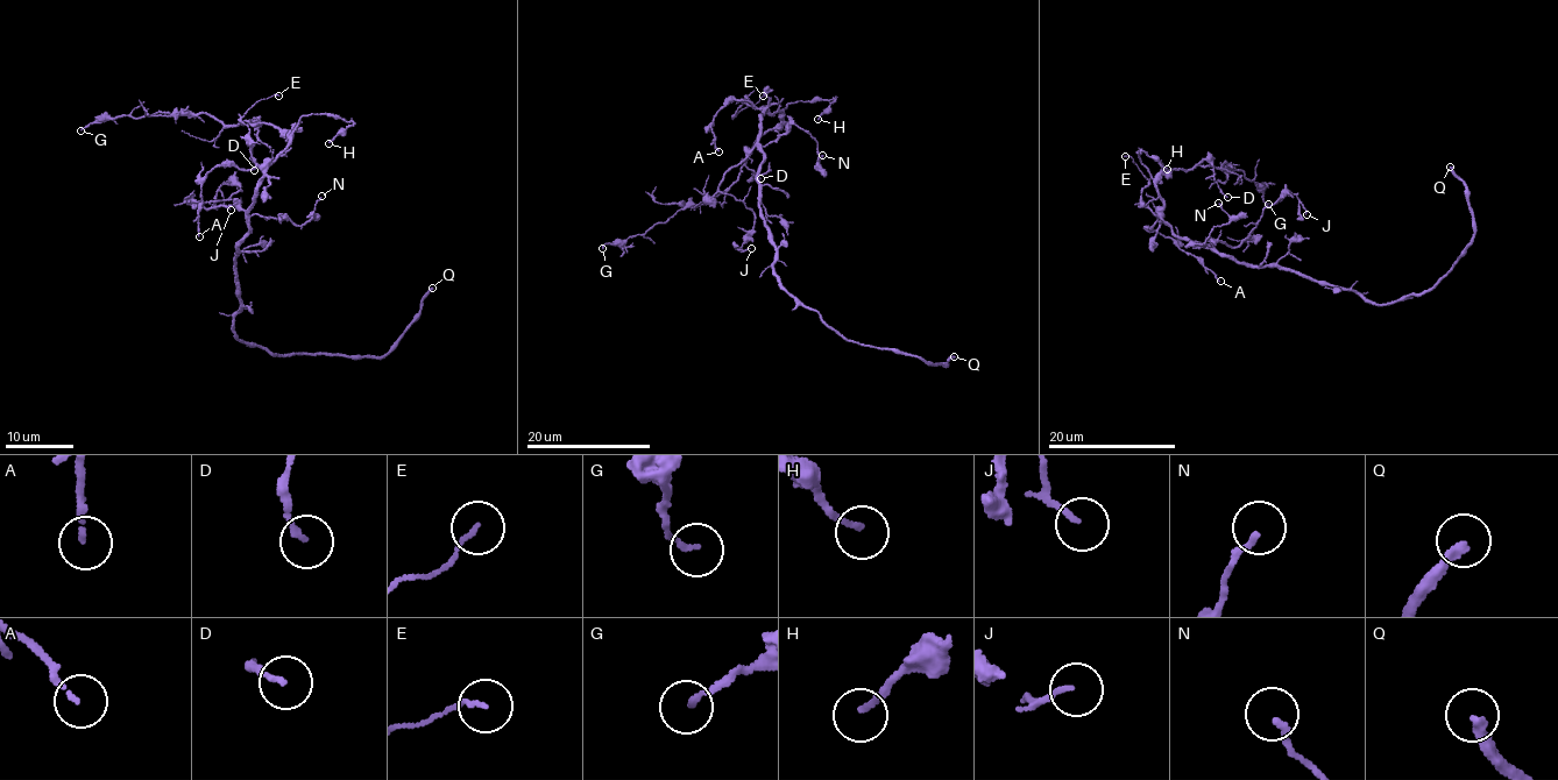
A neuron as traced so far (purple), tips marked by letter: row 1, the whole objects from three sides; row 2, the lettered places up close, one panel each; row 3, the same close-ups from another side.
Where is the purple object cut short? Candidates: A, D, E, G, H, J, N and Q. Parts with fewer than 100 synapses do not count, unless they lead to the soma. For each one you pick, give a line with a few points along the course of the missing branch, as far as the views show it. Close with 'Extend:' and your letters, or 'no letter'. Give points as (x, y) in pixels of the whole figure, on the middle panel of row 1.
Extend: Q

